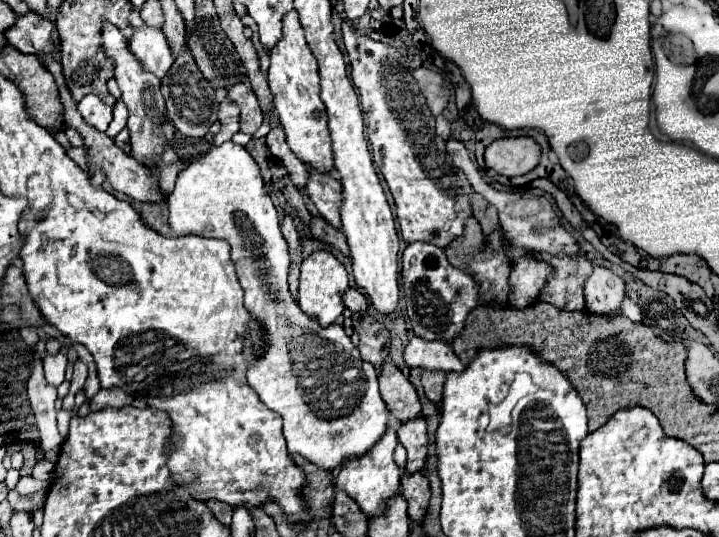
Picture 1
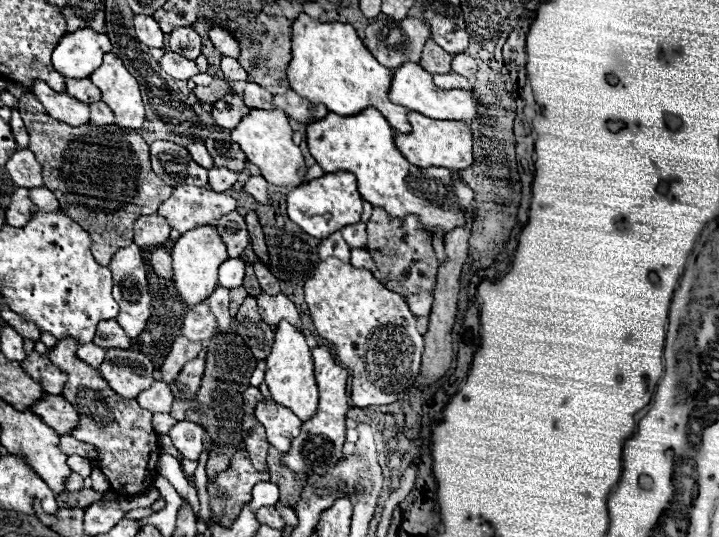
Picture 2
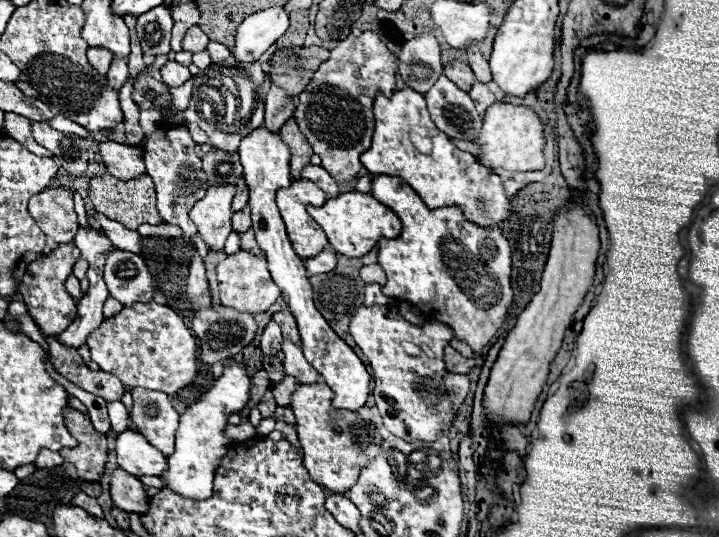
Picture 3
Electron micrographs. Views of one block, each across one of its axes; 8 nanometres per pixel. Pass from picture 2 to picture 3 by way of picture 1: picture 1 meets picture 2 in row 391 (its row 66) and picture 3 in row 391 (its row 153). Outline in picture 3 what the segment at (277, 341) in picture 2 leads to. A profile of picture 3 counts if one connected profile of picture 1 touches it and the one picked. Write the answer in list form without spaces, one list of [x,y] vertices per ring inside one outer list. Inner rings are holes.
[[[298,384],[292,392],[290,408],[296,416],[296,432],[304,452],[304,468],[312,480],[330,492],[346,492],[358,478],[362,466],[366,466],[376,454],[382,436],[364,422],[358,412],[346,412],[332,408],[332,390],[326,384]]]

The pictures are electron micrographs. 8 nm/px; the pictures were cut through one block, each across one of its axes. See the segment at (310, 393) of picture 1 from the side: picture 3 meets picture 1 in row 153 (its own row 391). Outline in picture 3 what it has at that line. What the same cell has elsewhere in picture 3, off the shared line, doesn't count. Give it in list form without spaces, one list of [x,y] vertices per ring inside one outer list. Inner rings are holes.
[[[242,364],[224,366],[224,374],[216,380],[208,392],[180,416],[180,426],[176,432],[176,450],[168,456],[168,468],[160,474],[164,488],[172,490],[182,498],[210,498],[214,472],[228,452],[230,440],[222,436],[224,426],[228,424],[228,414],[240,412],[248,402],[250,376],[244,372]]]

